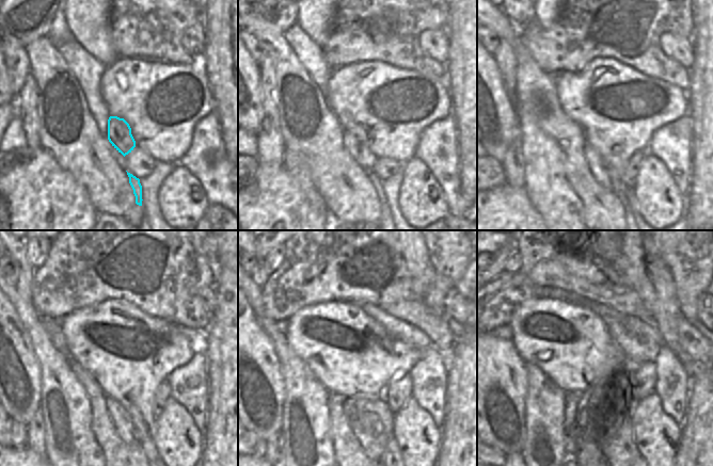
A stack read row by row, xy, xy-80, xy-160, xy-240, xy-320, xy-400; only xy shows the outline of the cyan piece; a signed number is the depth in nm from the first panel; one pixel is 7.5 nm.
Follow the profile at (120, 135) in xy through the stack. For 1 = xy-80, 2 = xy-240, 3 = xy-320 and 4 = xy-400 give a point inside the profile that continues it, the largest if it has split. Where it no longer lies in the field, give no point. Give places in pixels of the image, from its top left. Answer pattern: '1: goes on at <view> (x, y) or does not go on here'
1: goes on at xy-80 (355, 142)
2: goes on at xy-240 (123, 423)
3: goes on at xy-320 (371, 420)
4: goes on at xy-400 (607, 415)

